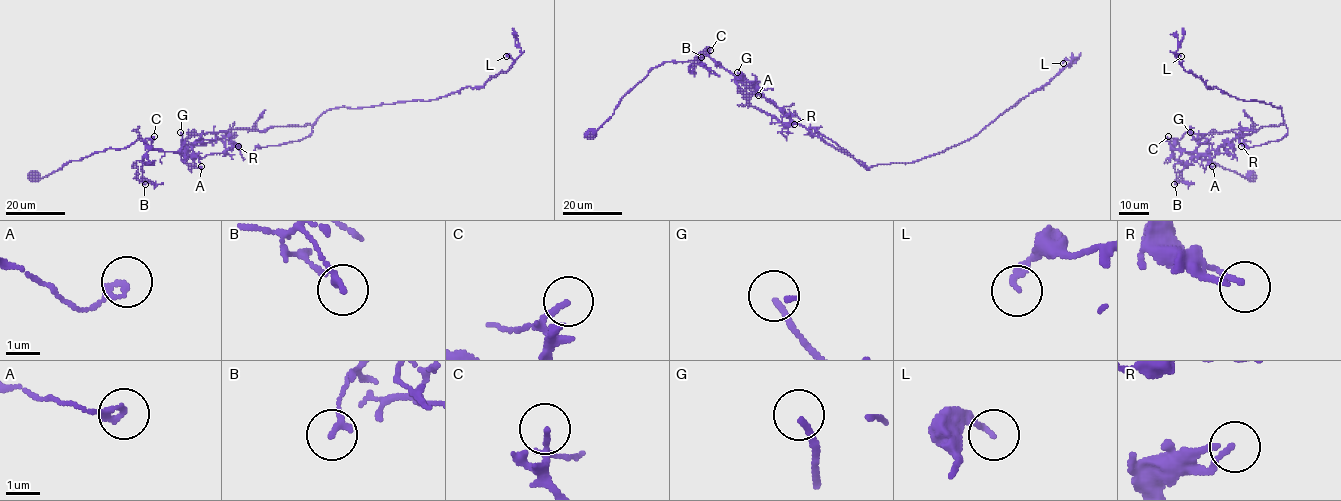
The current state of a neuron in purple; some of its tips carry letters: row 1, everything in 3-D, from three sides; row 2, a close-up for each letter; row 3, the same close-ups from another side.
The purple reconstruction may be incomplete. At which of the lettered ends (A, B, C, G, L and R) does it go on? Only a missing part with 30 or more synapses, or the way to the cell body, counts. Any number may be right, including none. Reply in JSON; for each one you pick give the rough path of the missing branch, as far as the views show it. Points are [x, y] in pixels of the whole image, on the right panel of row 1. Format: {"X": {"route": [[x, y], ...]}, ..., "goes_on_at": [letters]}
{"G": {"route": [[1190, 132], [1176, 124], [1169, 129], [1174, 131]]}, "goes_on_at": ["G"]}

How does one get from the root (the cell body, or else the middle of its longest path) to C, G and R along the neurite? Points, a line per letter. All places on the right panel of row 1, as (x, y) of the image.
C: (1250, 176), (1245, 178), (1184, 152), (1176, 139), (1170, 141), (1172, 147), (1168, 136)
G: (1250, 176), (1245, 178), (1184, 152), (1176, 139), (1170, 141), (1173, 147), (1193, 152), (1199, 142), (1190, 132)
R: (1250, 176), (1184, 152), (1176, 139), (1170, 141), (1174, 149), (1199, 153), (1217, 150), (1240, 136), (1241, 146)

